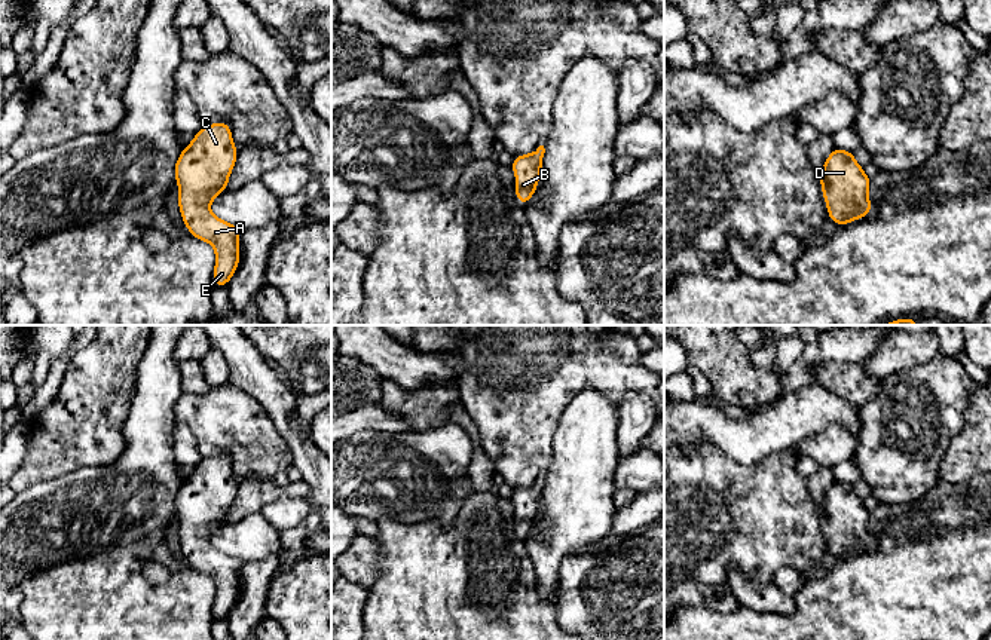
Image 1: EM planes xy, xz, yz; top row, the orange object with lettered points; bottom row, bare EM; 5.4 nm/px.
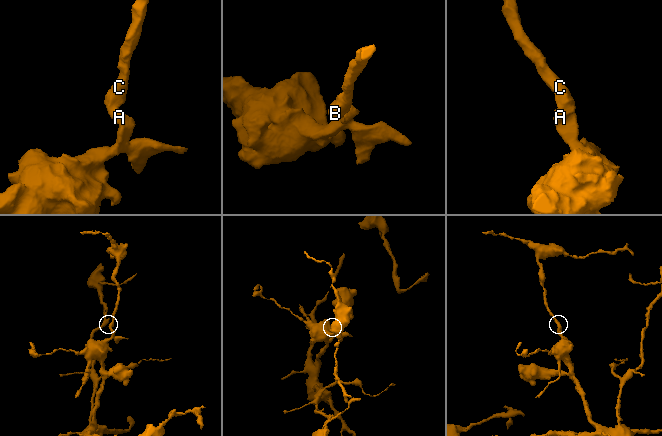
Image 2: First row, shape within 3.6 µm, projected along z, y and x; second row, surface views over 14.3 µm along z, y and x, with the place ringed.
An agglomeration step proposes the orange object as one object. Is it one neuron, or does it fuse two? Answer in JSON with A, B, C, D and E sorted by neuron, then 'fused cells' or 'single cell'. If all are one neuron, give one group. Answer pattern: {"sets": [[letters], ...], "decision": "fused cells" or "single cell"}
{"sets": [["A", "B", "C", "D", "E"]], "decision": "single cell"}

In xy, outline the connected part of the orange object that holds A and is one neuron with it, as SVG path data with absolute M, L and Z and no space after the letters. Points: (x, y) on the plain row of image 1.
M226 454L202 459L180 486L174 509L178 517L178 541L192 569L215 582L212 616L224 619L239 598L241 560L217 551L209 536L227 523L238 483Z

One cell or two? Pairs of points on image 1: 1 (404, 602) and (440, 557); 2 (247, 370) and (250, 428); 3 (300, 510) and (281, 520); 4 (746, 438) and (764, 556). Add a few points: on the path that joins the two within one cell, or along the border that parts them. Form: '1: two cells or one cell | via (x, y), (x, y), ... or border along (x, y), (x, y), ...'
1: one cell | via (415, 591), (439, 567)
2: two cells | border along (228, 382), (247, 391), (271, 419)
3: one cell | via (296, 510), (286, 516)
4: two cells | border along (719, 449), (746, 465), (755, 465), (783, 452)

